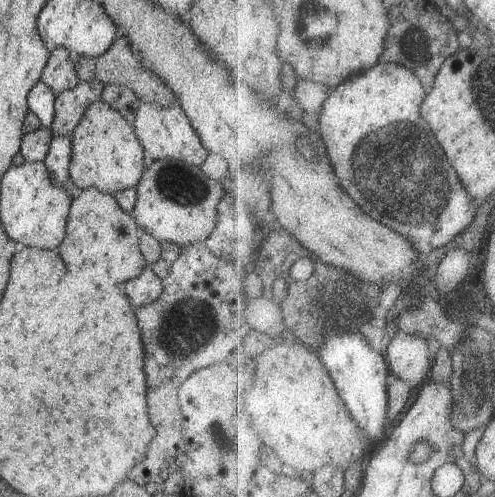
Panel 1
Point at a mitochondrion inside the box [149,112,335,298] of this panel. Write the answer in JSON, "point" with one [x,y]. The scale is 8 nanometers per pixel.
{"point":[175,183]}

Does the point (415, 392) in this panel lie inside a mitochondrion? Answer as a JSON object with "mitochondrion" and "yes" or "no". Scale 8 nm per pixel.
{"mitochondrion":"no"}

